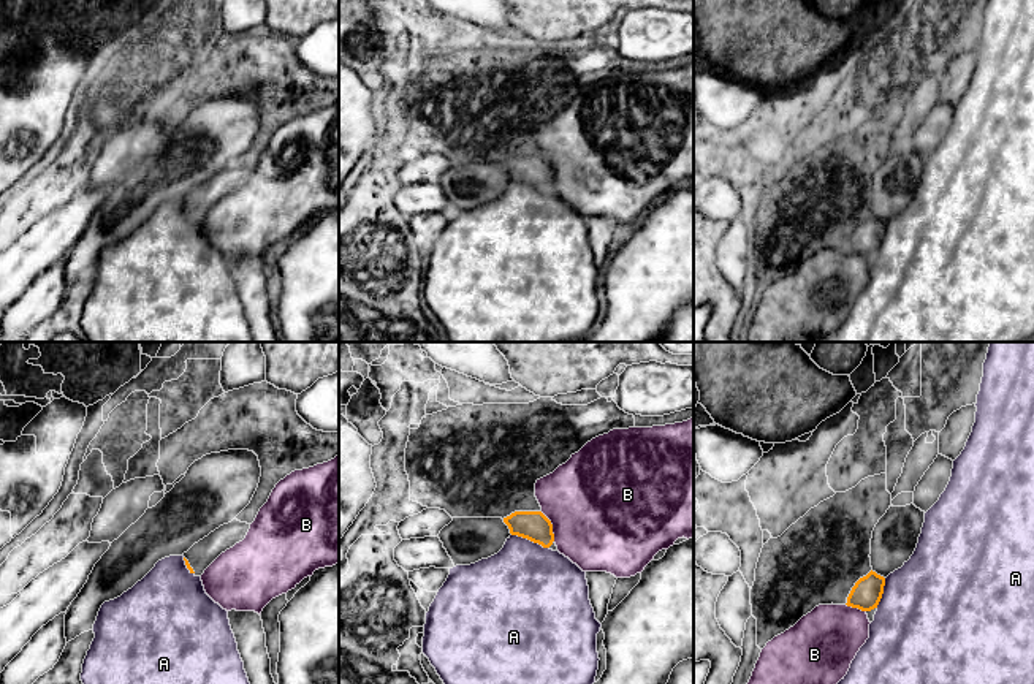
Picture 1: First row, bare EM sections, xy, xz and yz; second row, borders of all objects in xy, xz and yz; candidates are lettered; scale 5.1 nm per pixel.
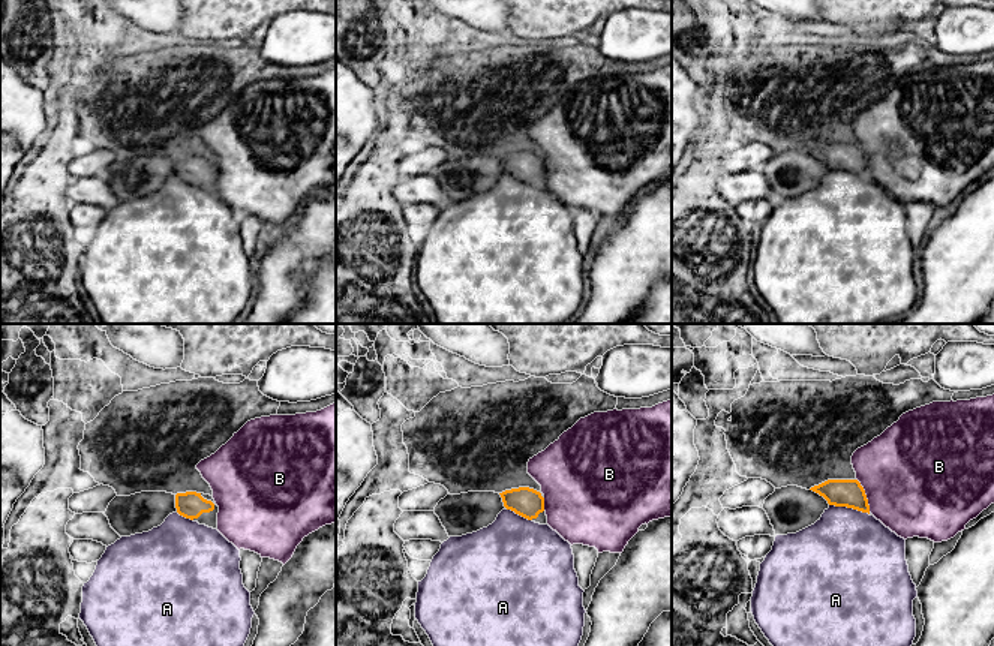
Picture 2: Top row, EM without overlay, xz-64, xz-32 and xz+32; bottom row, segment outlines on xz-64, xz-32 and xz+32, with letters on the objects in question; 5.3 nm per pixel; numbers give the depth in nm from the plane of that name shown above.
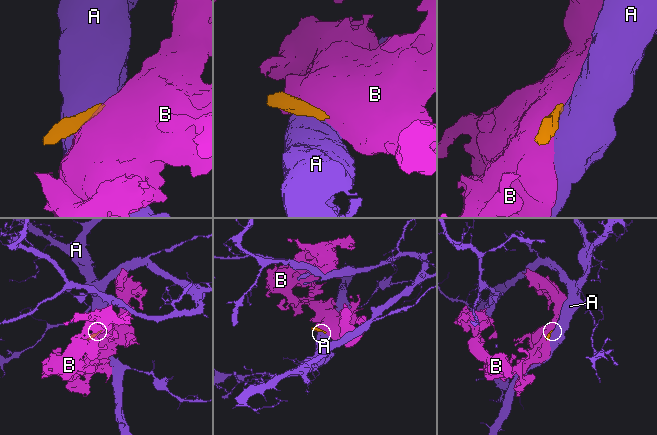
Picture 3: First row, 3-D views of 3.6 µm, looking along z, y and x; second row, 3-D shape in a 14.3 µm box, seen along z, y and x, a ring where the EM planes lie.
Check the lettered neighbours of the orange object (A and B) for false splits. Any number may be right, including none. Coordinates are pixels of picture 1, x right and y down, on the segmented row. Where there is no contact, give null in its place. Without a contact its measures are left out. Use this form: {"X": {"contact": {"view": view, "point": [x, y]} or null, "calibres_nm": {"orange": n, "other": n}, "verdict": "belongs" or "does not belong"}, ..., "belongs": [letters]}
{"A": {"contact": {"view": "xz", "point": [531, 540]}, "calibres_nm": {"orange": 150, "other": 460}, "verdict": "does not belong"}, "B": {"contact": {"view": "xz", "point": [551, 526]}, "calibres_nm": {"orange": 150, "other": 500}, "verdict": "does not belong"}, "belongs": []}

